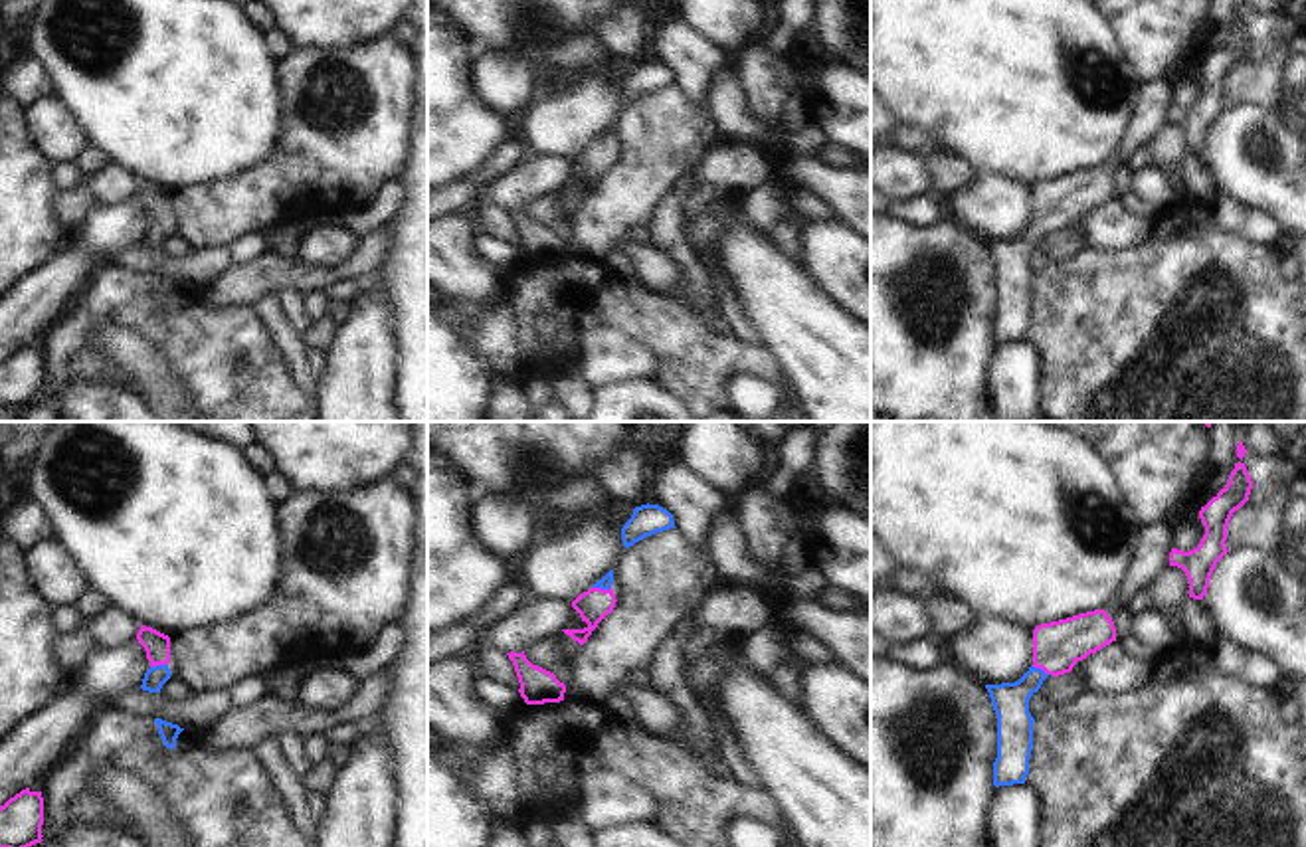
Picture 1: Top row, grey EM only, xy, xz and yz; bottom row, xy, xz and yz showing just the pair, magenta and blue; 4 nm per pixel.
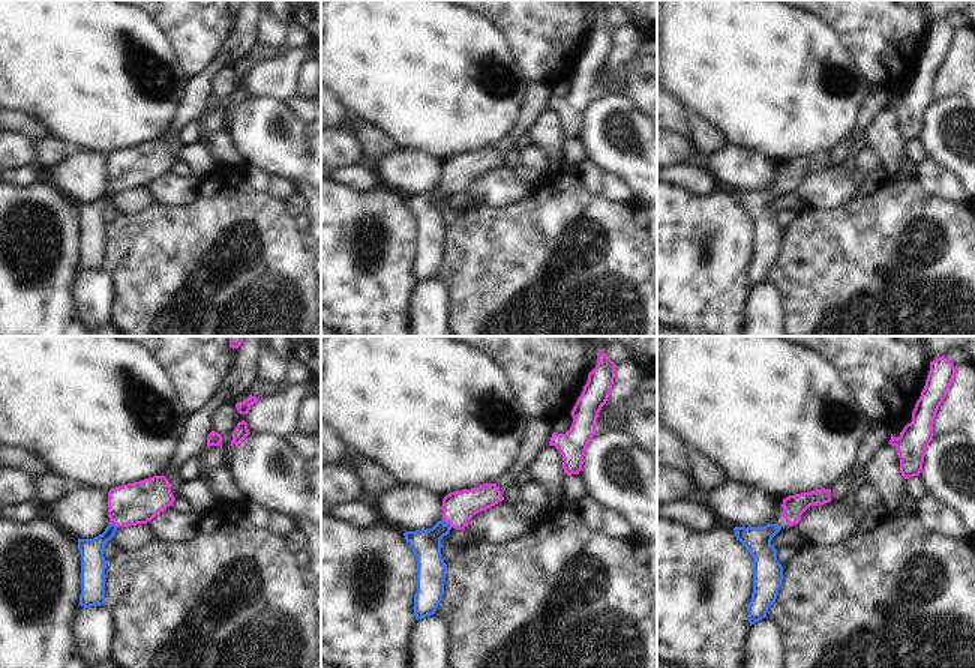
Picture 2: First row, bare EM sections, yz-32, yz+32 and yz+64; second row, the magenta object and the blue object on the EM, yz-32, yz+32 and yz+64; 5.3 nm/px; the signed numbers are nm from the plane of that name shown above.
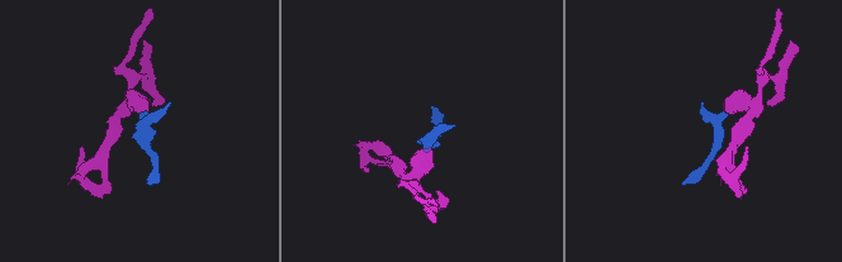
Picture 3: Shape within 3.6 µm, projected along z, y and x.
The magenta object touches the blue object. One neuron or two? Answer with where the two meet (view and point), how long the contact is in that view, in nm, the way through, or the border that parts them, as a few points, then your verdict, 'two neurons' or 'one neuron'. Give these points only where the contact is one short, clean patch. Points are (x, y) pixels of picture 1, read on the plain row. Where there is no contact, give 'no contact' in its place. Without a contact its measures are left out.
xz (600, 145) | 80 nm | across xz (594, 161), (600, 155), (600, 145), (606, 139) | one neuron

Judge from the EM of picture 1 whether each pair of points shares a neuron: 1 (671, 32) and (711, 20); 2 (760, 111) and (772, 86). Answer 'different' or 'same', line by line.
1: different
2: same

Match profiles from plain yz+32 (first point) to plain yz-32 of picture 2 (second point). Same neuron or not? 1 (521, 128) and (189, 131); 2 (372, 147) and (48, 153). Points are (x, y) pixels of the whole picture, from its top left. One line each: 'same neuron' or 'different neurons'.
1: different neurons
2: same neuron

